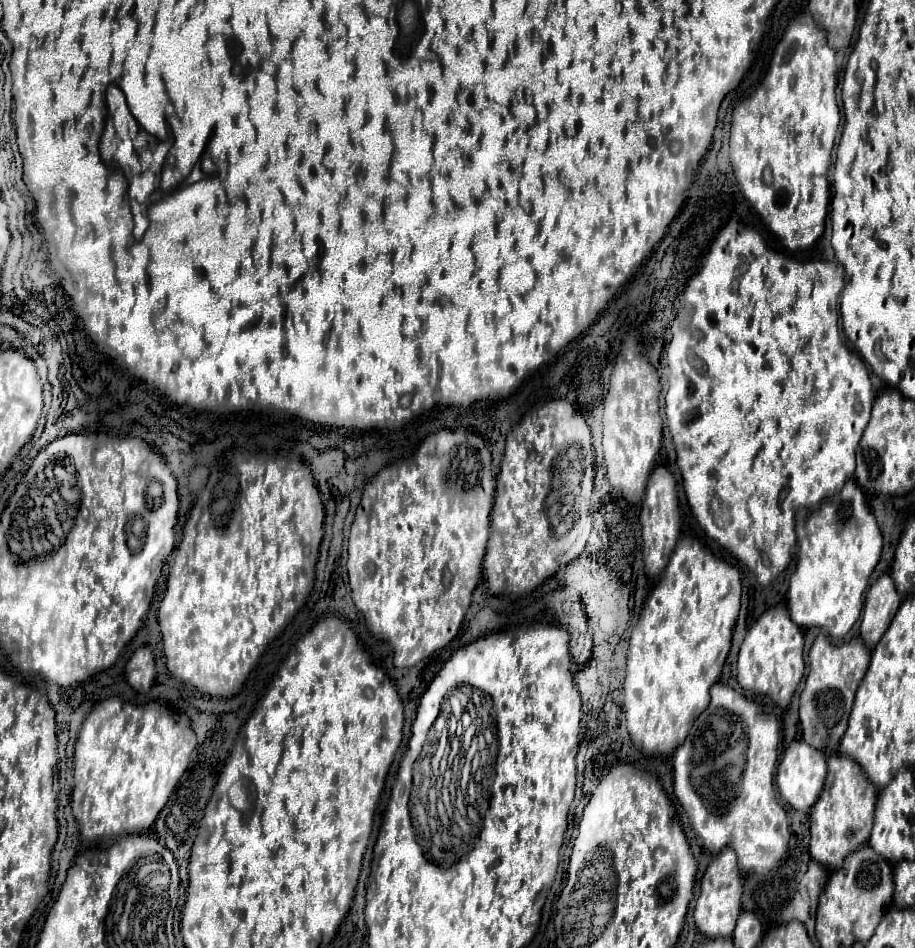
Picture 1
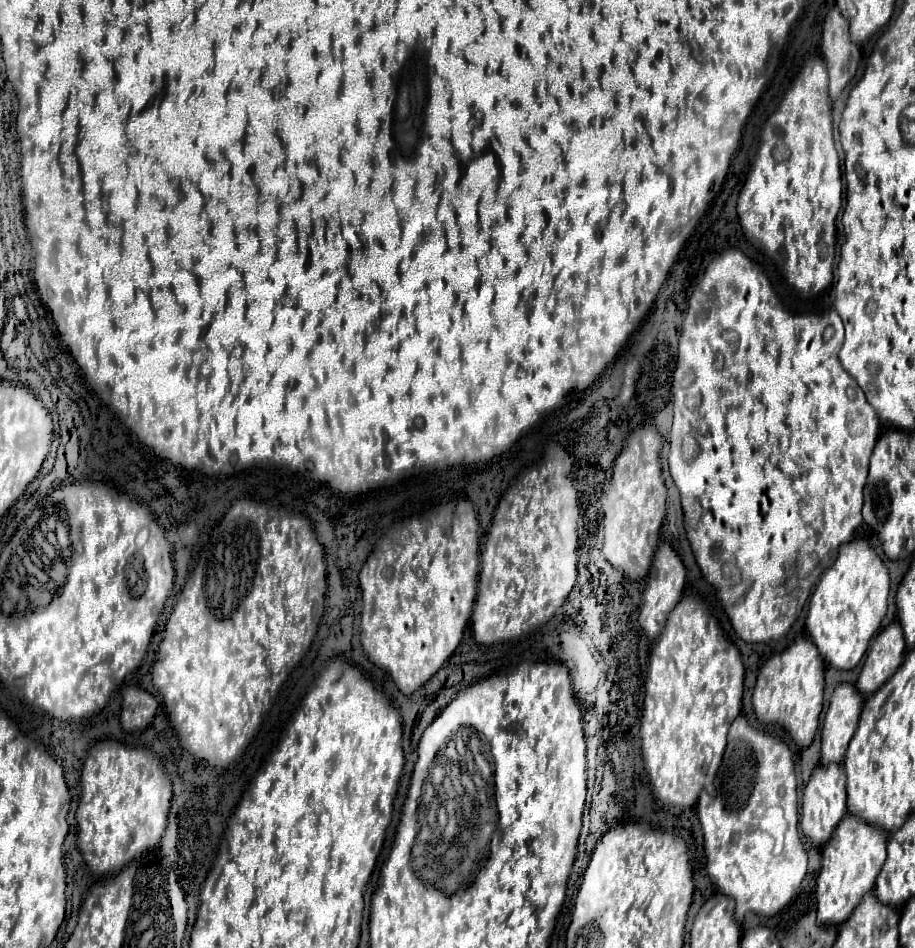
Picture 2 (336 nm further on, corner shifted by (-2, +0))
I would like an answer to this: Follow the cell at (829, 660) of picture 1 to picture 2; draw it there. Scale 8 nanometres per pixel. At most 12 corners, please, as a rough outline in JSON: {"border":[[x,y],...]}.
{"border":[[841,684],[821,730],[821,764],[841,764],[865,698]]}

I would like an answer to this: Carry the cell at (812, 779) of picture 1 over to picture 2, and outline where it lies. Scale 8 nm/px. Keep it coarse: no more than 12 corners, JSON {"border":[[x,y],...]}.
{"border":[[841,764],[817,766],[803,790],[801,830],[823,848],[847,816]]}

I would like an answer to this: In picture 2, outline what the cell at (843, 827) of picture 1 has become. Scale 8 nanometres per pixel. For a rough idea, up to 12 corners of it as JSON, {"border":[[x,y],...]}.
{"border":[[853,816],[821,848],[817,924],[873,890],[887,834]]}

